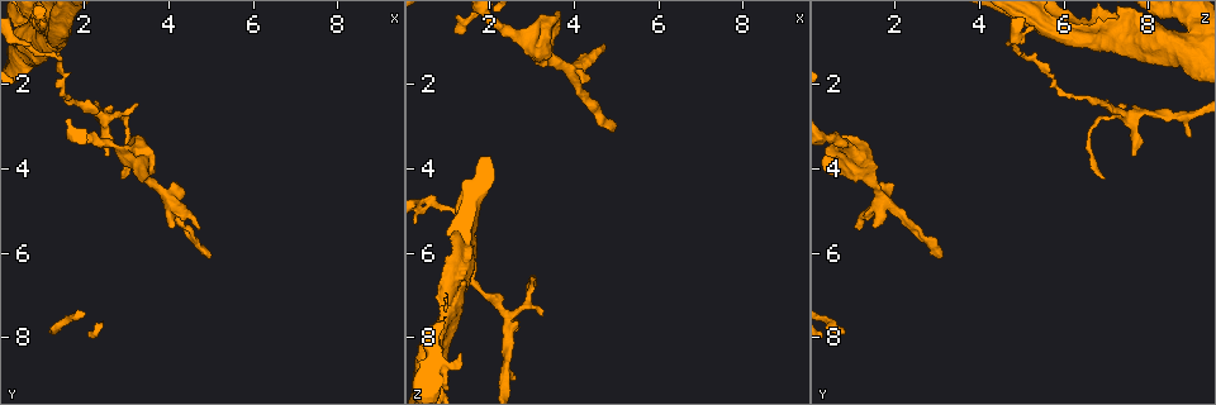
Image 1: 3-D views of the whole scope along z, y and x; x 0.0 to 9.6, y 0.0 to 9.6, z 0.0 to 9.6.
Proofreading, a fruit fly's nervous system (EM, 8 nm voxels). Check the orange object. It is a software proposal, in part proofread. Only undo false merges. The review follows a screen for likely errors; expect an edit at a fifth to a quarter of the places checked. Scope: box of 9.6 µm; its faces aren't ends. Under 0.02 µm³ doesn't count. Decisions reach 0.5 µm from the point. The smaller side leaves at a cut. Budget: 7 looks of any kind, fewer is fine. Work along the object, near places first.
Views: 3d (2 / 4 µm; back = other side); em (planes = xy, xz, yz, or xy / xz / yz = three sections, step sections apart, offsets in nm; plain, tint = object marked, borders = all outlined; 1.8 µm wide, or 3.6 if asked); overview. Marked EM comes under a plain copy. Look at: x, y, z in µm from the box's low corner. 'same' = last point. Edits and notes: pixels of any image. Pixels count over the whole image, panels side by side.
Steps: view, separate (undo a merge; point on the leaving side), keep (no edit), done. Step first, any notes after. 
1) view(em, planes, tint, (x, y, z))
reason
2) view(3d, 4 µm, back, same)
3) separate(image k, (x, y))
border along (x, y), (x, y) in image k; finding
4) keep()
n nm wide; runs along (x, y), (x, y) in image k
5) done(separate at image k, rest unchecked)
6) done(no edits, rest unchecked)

view(3d, 2 µm, (2.45, 2.80, 7.45))
three arms meet

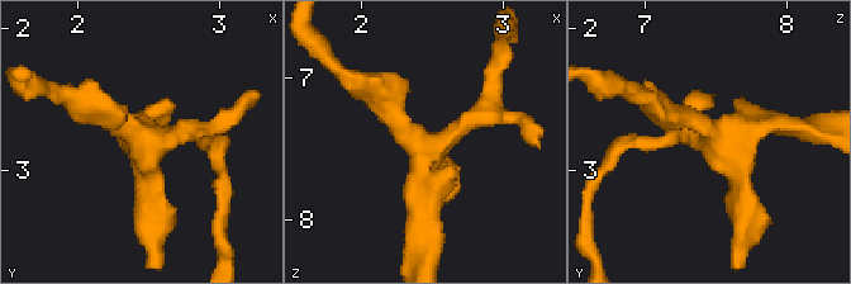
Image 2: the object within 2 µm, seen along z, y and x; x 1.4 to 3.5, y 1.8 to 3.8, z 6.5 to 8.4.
view(em, planes, tint, (2.40, 2.78, 7.52))
shape alone is not enough

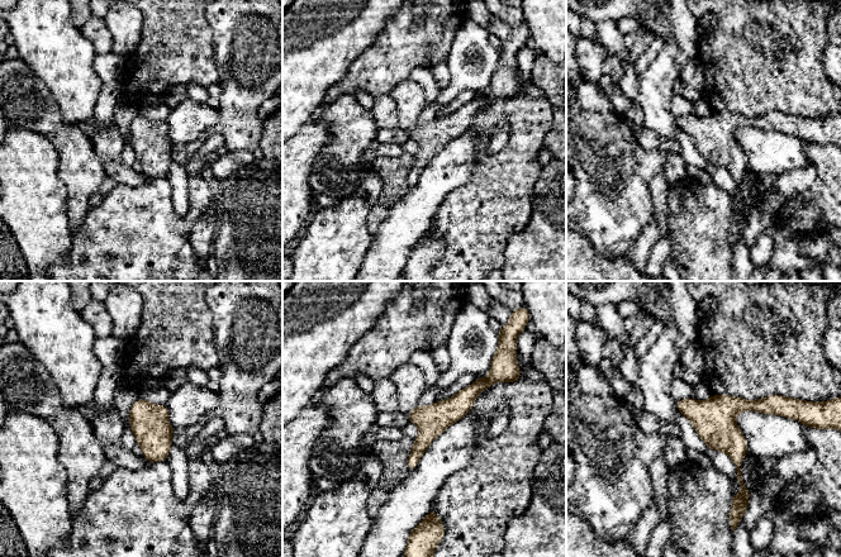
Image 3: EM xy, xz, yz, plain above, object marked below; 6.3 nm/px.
keep()
runs along (486, 380), (427, 434), (411, 466) in image 3; all the same neuron

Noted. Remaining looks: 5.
view(3d, 4 µm, (0.60, 1.10, 4.80))
sudden change in width

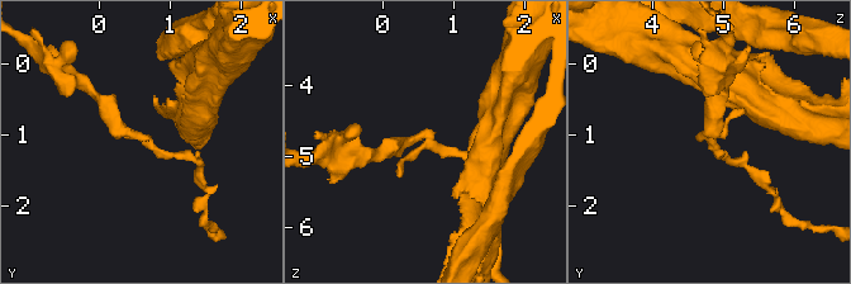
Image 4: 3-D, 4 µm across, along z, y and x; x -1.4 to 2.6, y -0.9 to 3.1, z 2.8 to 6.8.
view(em, xy, step 16, tint, (0.65, 1.10, 4.85))

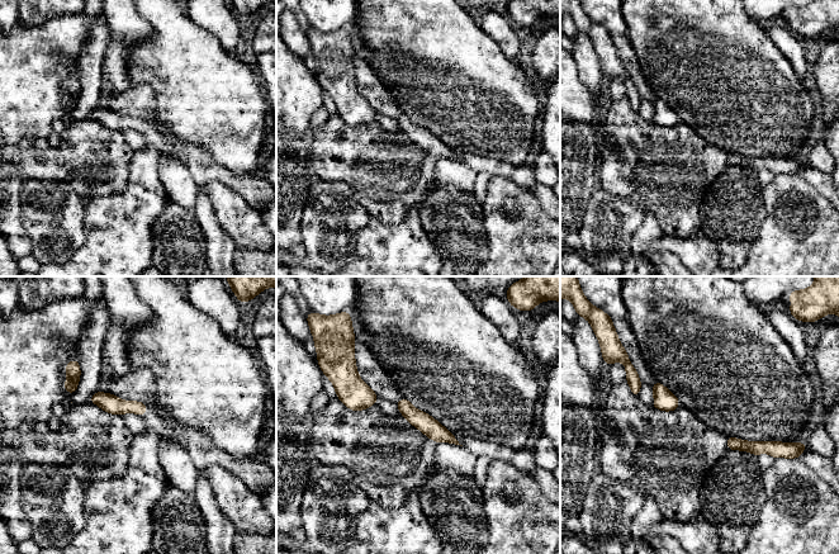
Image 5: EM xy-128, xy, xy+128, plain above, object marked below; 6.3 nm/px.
view(em, planes, borders, same)
cut it another way

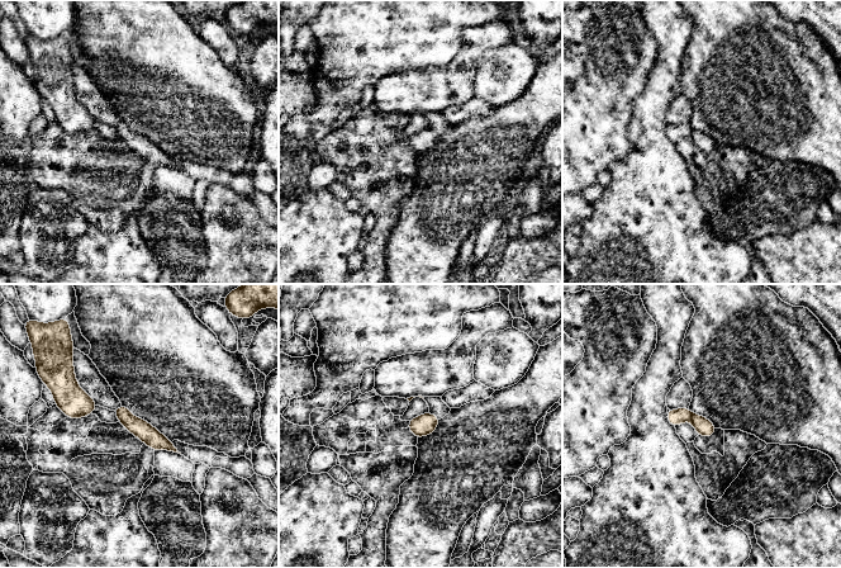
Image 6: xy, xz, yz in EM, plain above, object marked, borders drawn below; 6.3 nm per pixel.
separate(image 6, (675, 416))
border along (693, 413), (689, 420) in image 6; two neurons meet here

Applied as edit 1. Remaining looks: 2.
done(separate at image 6, rest unchecked)

